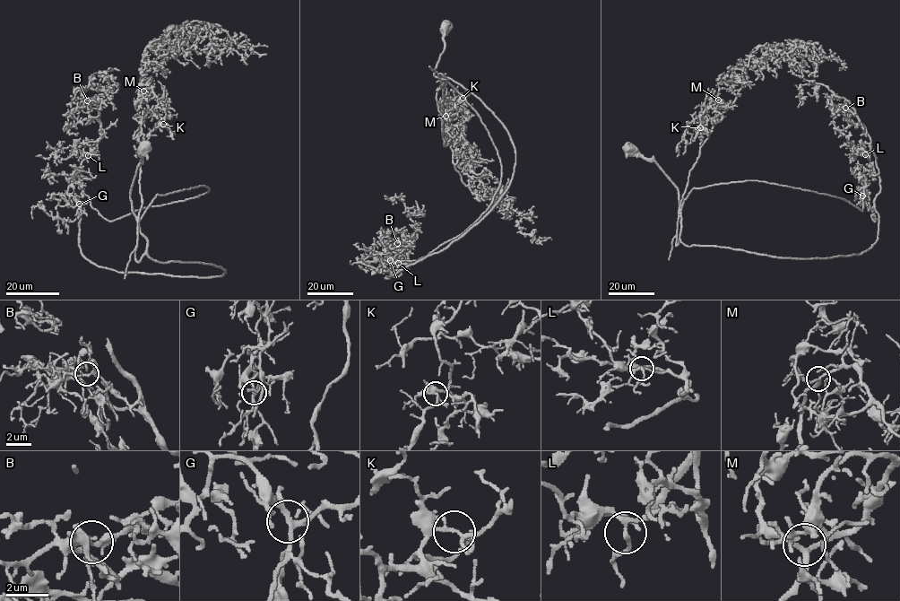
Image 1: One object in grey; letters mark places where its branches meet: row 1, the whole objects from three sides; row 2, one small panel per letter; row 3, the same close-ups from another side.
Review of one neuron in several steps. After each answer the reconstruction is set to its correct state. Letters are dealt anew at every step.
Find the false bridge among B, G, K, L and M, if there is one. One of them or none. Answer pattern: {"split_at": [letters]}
{"split_at": []}

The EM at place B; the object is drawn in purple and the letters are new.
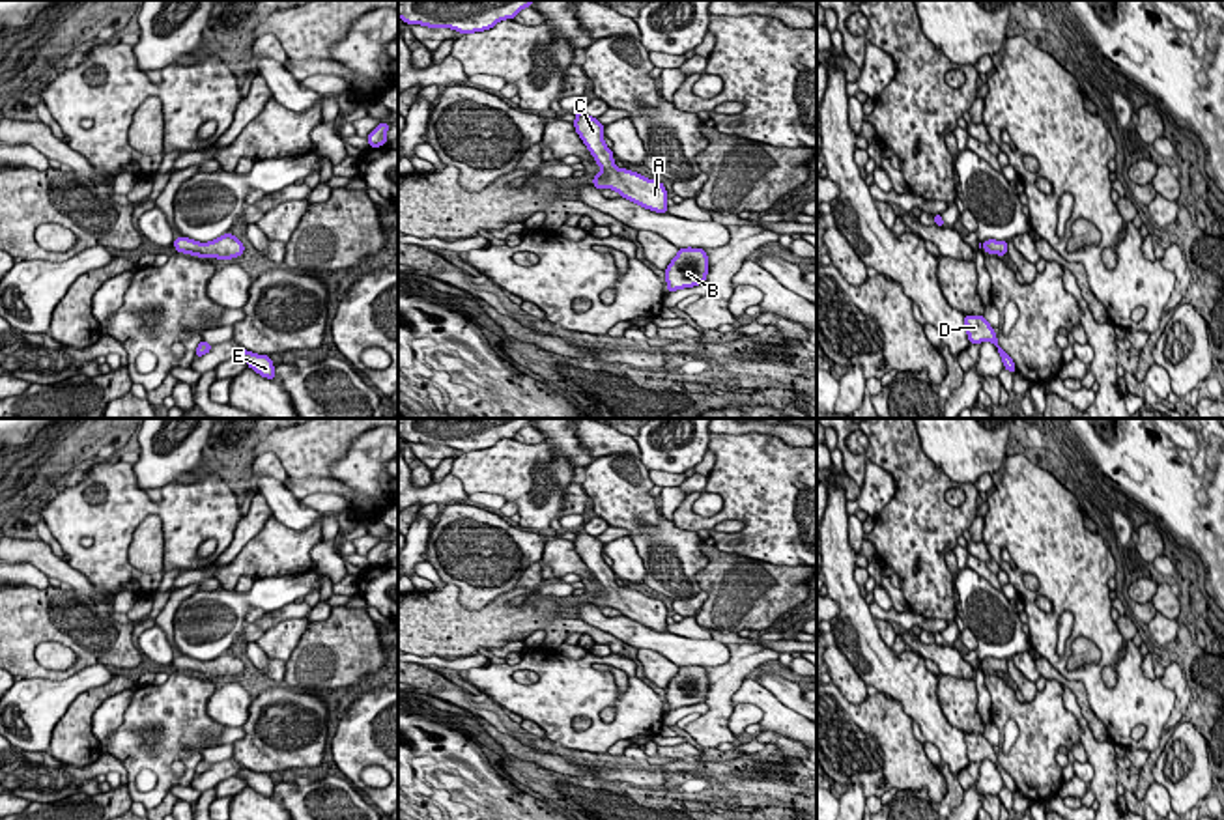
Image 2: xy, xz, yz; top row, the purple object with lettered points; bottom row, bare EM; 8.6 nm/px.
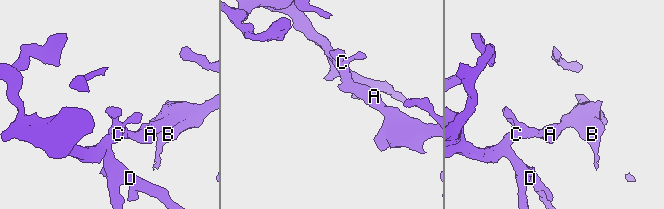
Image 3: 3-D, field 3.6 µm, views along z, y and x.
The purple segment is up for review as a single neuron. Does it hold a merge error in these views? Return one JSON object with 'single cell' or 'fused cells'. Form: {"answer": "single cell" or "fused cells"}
{"answer": "single cell"}

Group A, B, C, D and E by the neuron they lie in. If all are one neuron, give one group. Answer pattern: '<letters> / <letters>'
A B C D E

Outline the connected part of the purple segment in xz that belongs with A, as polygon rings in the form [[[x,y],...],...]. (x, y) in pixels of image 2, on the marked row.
[[[576,110],[576,133],[602,168],[594,176],[592,185],[596,189],[613,189],[622,198],[639,204],[645,209],[667,213],[667,191],[662,181],[647,179],[637,172],[617,168],[613,151],[604,142],[604,125],[587,116],[583,110]]]

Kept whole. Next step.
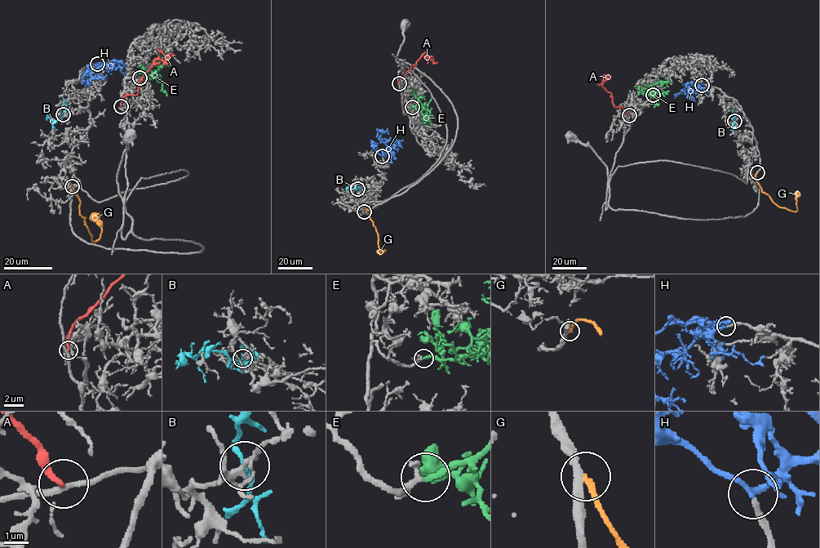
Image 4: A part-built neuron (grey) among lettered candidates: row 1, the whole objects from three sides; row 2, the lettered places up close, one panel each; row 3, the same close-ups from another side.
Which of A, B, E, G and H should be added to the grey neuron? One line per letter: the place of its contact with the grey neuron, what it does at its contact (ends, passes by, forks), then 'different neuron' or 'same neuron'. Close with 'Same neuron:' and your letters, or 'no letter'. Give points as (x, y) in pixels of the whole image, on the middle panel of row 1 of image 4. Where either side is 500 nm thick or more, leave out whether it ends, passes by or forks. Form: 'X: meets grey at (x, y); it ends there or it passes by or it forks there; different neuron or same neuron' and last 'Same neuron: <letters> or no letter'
A: meets grey at (399, 83); it ends there; different neuron
B: meets grey at (357, 189); it passes by; different neuron
E: meets grey at (412, 107); it ends there; same neuron
G: meets grey at (364, 211); it ends there; different neuron
H: meets grey at (382, 156); it passes by; same neuron
Same neuron: E, H

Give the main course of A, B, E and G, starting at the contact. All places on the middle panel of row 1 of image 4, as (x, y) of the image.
A: (399, 83), (422, 55), (432, 57), (427, 59), (427, 64)
B: (357, 189), (350, 187), (345, 190)
E: (412, 107), (419, 103), (422, 109), (426, 107), (425, 114), (431, 121)
G: (364, 211), (370, 211), (370, 220), (378, 234), (379, 249), (385, 251), (379, 251)

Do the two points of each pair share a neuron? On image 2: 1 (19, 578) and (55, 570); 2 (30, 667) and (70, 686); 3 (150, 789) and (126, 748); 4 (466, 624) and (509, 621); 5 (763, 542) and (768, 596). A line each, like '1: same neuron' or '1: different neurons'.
1: different neurons
2: different neurons
3: same neuron
4: same neuron
5: different neurons

